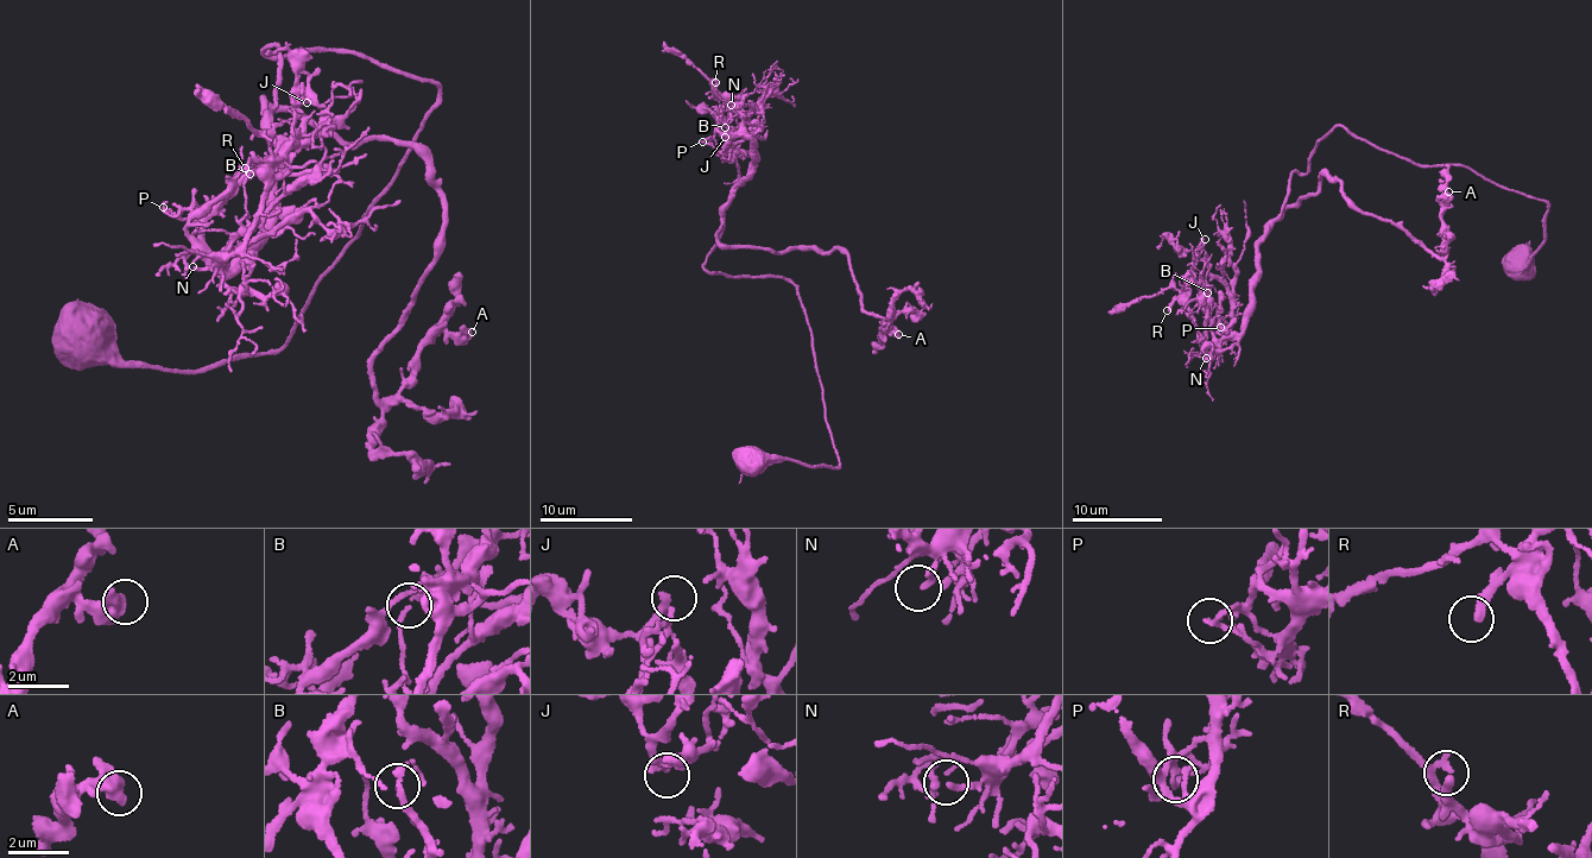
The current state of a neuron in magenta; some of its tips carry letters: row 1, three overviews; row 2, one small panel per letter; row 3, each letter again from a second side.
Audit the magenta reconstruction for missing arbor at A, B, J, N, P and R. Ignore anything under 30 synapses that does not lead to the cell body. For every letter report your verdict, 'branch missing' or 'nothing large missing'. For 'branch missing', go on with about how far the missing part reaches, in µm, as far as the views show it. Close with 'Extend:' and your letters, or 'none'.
A: nothing large missing
B: nothing large missing
J: branch missing; missing 10 µm
N: nothing large missing
P: nothing large missing
R: nothing large missing
Extend: J

